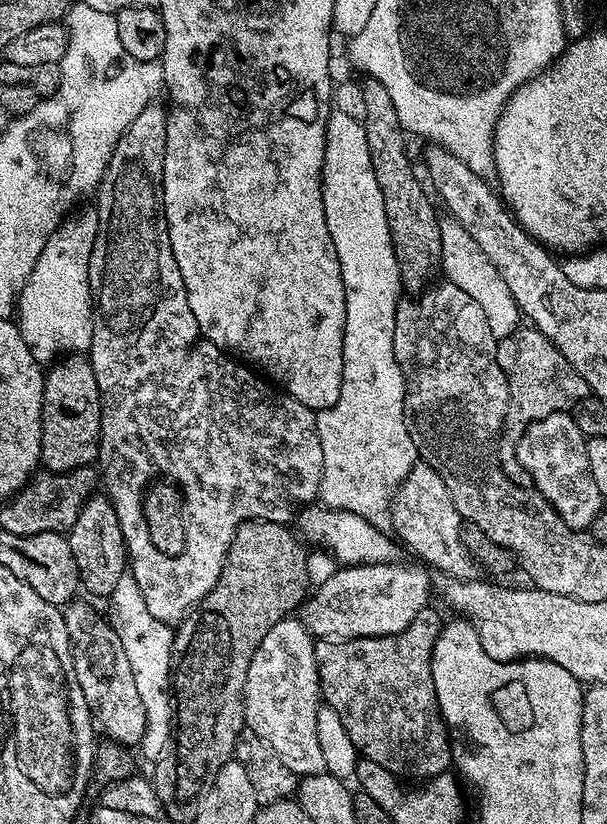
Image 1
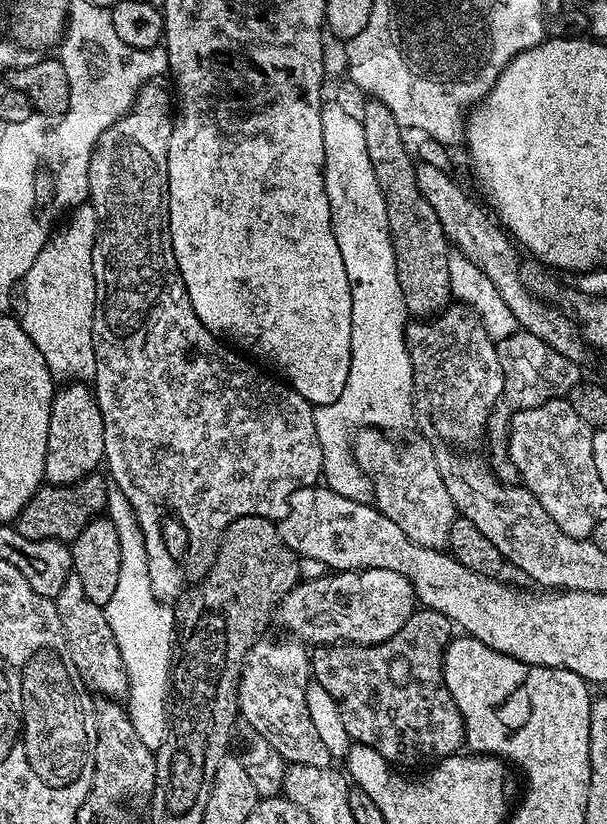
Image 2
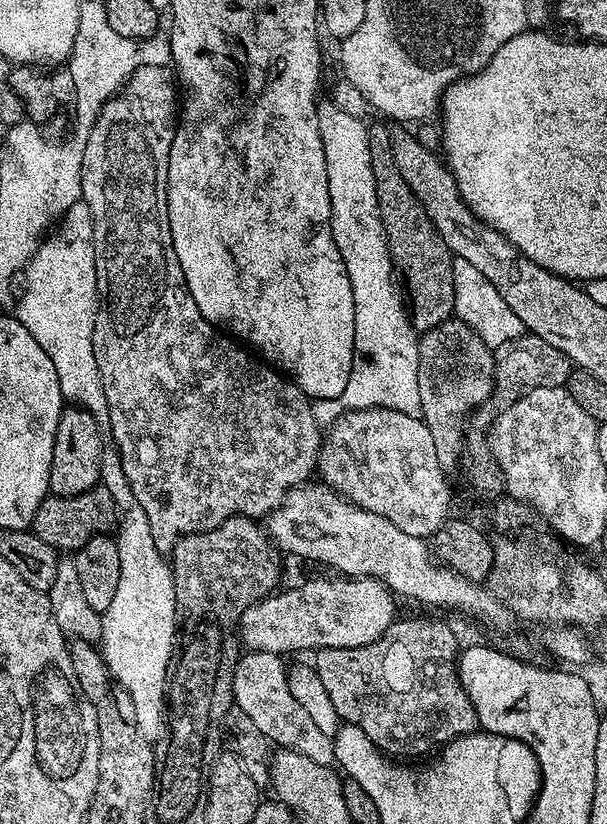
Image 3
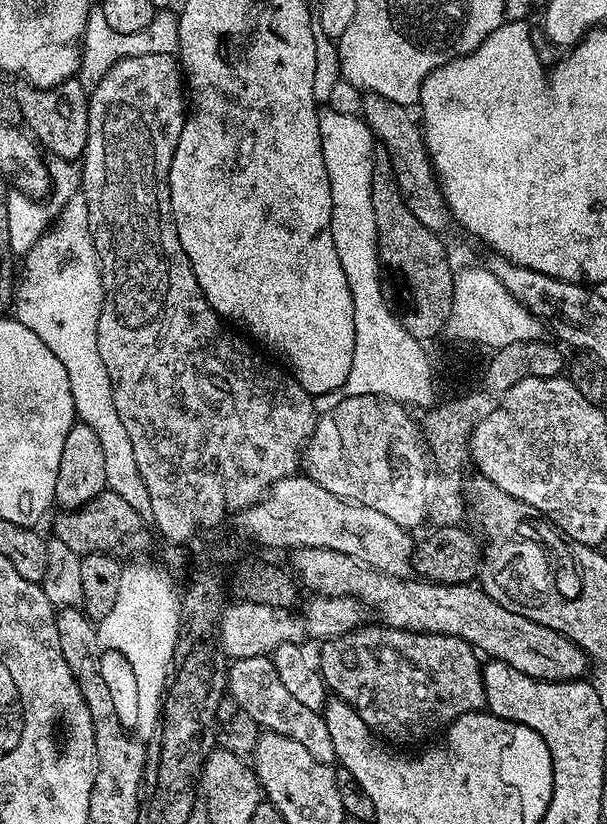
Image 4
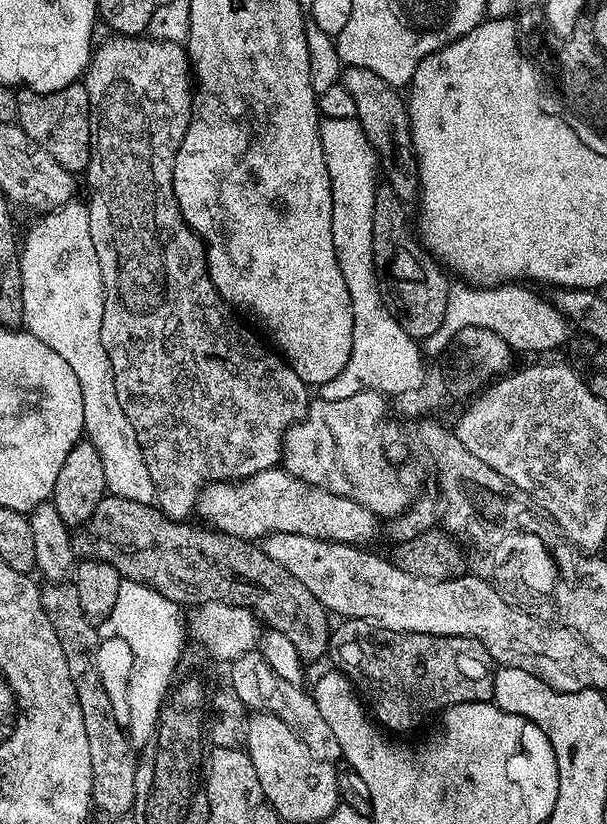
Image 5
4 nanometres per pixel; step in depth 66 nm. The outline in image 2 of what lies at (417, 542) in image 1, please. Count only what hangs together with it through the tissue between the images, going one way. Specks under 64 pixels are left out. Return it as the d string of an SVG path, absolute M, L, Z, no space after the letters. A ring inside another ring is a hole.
M365 426L352 440L352 456L372 481L375 507L386 514L406 538L427 548L443 549L458 513L450 498L450 490L446 490L446 482L442 482L442 474L438 474L434 450L423 438L415 438L399 448L388 436L391 435L387 431Z

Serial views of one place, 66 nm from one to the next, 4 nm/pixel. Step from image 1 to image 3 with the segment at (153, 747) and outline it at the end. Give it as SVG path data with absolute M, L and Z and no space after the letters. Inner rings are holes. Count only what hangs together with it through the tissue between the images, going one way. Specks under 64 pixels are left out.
M105 451L100 467L100 483L110 490L116 509L114 539L118 546L118 562L122 562L118 594L114 594L110 610L100 617L102 655L115 683L128 691L128 700L132 703L130 716L136 729L142 738L160 742L166 736L166 685L170 680L170 665L178 640L178 605L172 585L172 569L155 548L146 510L135 497L134 490L130 490L119 452Z

